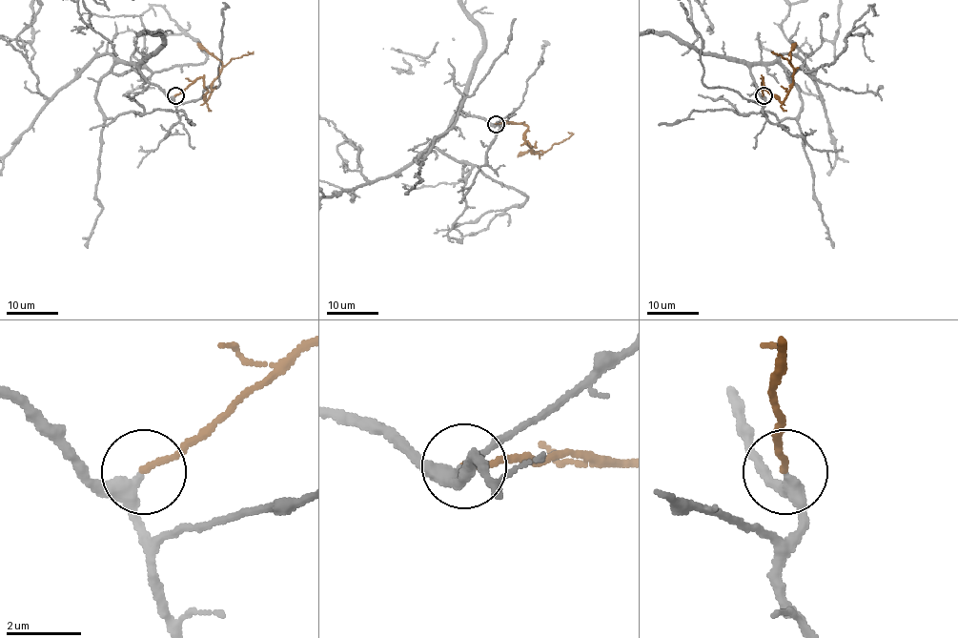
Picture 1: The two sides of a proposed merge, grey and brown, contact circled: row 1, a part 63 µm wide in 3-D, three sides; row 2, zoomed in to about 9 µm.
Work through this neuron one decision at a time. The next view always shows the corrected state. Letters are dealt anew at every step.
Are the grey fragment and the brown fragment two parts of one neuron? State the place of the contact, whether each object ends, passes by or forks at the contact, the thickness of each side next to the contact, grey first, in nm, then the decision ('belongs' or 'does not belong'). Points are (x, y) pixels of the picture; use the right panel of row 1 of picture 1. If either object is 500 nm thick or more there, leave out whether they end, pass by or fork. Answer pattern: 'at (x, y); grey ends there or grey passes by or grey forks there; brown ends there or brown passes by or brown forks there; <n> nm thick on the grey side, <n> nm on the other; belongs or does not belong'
at (764, 95); grey passes by; brown ends there; 320 nm thick on the grey side, 160 nm on the other; belongs

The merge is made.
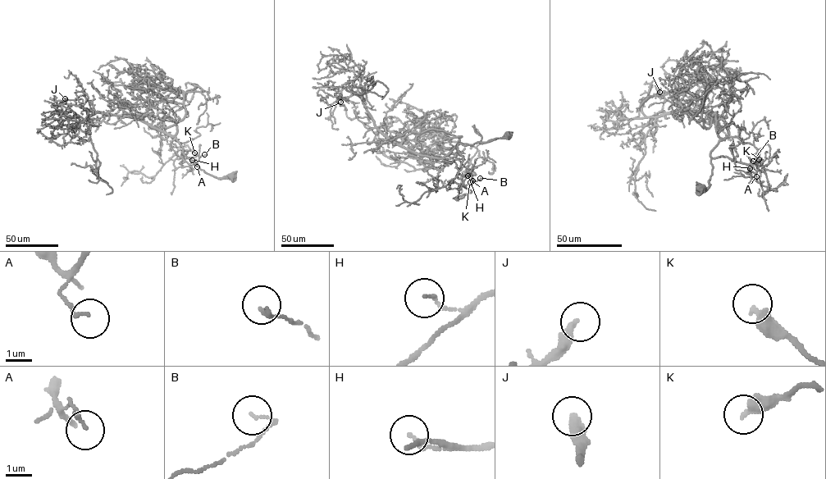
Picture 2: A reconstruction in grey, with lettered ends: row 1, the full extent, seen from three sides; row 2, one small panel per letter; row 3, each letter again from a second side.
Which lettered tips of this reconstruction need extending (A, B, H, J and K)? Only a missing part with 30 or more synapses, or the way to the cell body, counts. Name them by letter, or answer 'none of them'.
J

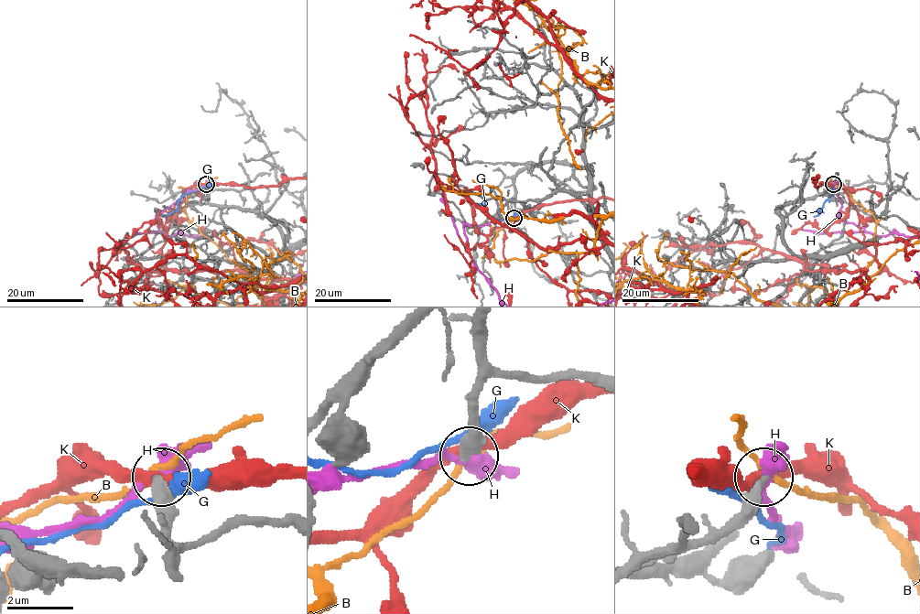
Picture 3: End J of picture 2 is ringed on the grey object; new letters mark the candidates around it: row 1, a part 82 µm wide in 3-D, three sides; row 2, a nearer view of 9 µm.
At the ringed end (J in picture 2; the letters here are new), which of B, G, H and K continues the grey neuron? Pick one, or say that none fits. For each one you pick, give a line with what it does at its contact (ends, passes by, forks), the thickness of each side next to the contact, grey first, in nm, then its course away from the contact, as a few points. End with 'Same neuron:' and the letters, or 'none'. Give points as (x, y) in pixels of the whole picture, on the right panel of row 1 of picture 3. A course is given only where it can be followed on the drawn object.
Same neuron: none

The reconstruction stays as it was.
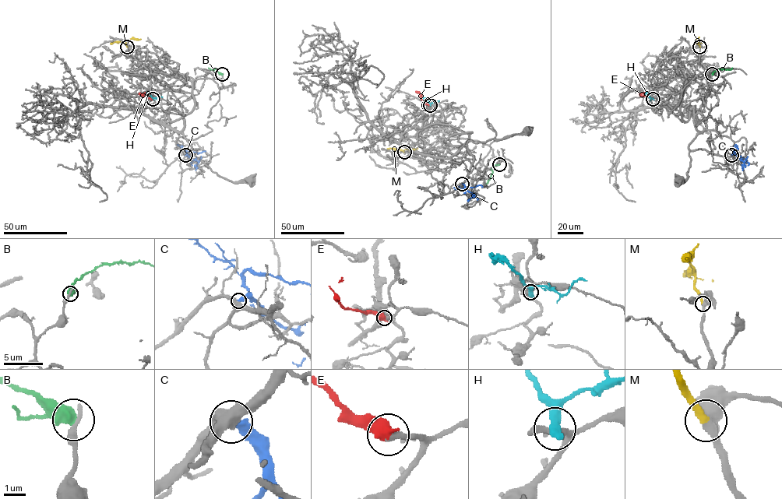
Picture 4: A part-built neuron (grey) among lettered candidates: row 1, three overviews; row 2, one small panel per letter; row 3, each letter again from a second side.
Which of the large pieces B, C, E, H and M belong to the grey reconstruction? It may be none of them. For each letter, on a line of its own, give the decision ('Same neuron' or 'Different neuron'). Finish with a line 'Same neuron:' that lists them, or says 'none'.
B: Different neuron
C: Different neuron
E: Same neuron
H: Different neuron
M: Same neuron
Same neuron: E, M

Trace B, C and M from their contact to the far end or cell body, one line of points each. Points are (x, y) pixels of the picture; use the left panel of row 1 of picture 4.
B: (222, 74), (208, 68)
C: (185, 155), (198, 162), (195, 168), (198, 167)
M: (127, 47), (125, 41), (131, 38), (140, 39)

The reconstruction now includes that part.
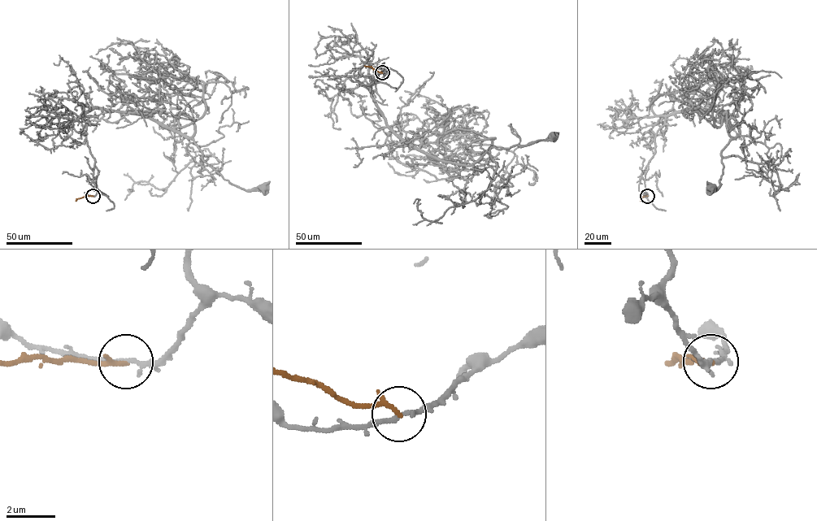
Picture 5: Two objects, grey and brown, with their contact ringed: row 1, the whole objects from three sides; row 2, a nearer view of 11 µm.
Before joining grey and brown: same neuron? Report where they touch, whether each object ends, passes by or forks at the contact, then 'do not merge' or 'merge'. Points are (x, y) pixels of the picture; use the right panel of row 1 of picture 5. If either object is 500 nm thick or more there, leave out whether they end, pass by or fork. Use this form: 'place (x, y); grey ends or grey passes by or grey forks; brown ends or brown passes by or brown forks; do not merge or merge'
place (647, 196); grey passes by; brown ends; do not merge

